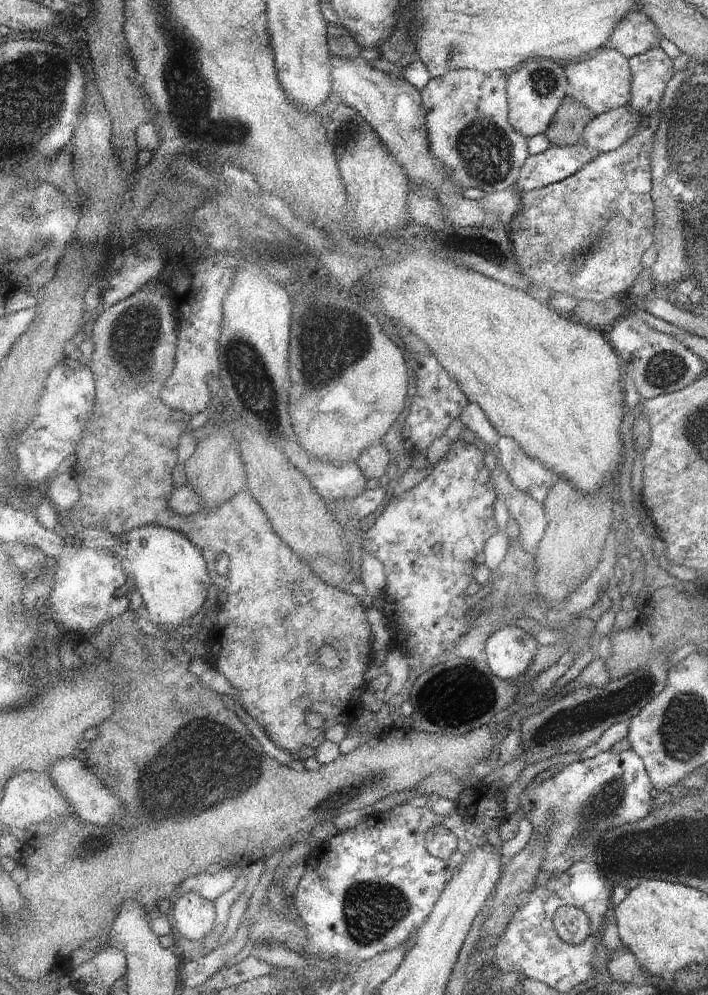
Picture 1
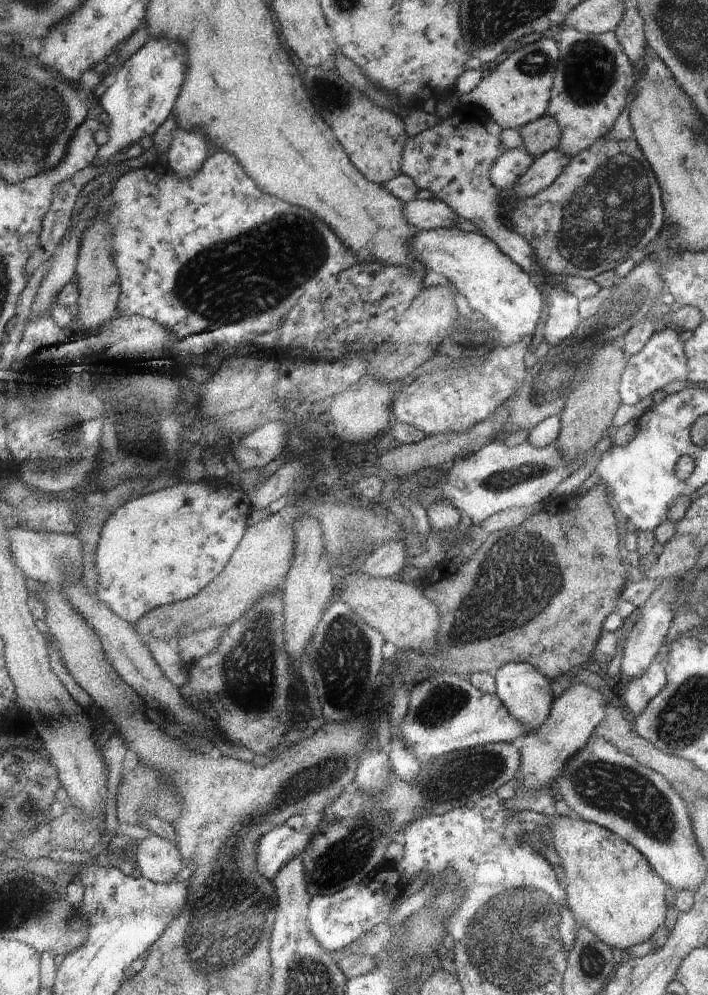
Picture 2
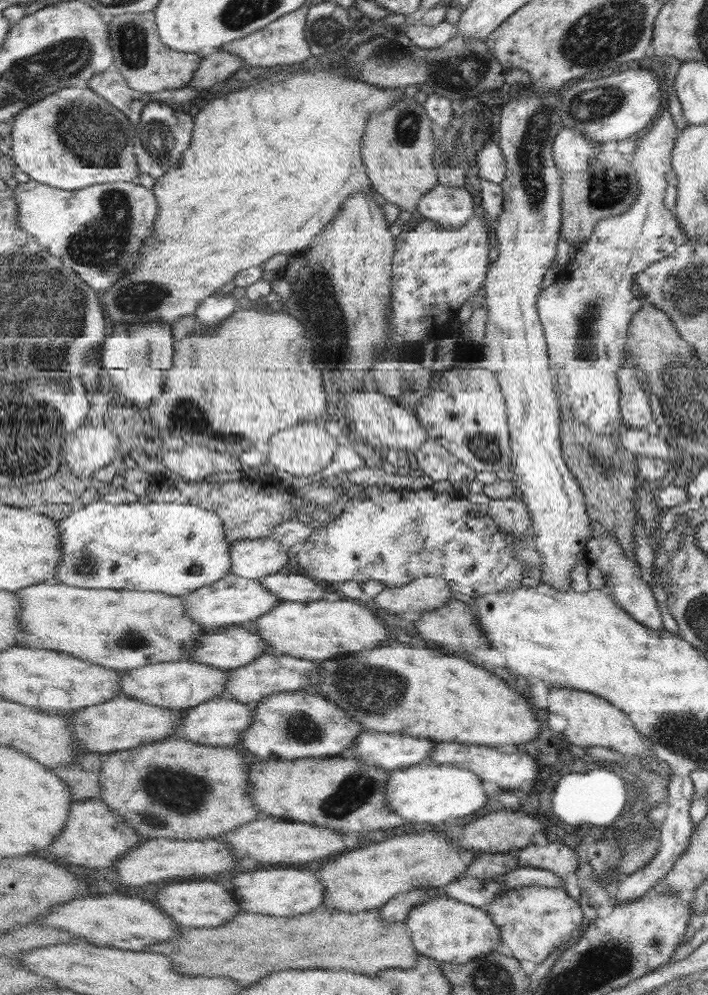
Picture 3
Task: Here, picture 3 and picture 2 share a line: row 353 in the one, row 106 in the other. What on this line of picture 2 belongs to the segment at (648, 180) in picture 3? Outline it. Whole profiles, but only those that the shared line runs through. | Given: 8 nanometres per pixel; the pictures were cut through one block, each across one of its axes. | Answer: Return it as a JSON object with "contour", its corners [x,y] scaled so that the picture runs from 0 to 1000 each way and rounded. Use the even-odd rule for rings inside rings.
{"contour":[[[811,27],[794,28],[790,72],[784,76],[784,88],[774,117],[785,119],[795,128],[792,149],[809,158],[835,150],[847,140],[855,140],[869,129],[876,117],[887,109],[890,90],[903,82],[893,59],[884,54],[870,32],[831,34]]]}

